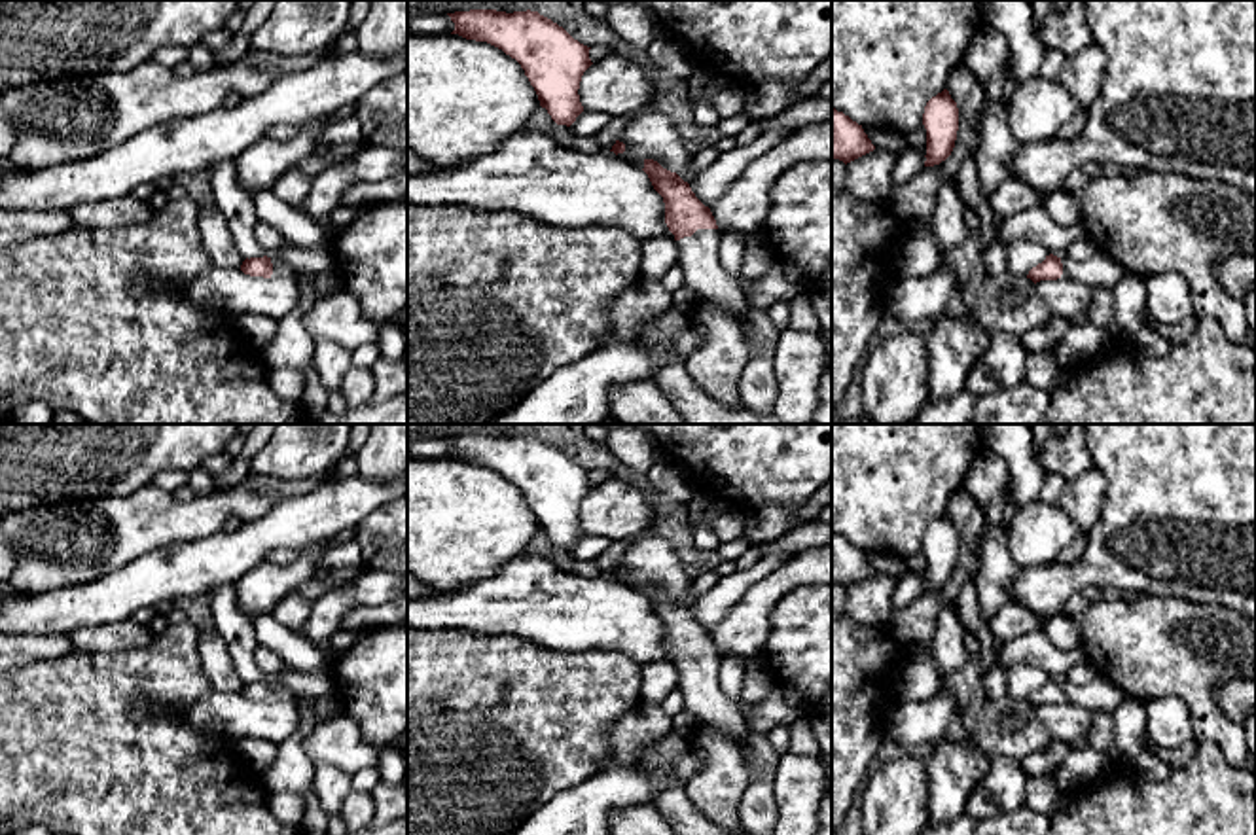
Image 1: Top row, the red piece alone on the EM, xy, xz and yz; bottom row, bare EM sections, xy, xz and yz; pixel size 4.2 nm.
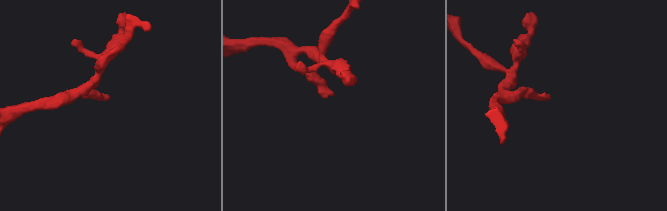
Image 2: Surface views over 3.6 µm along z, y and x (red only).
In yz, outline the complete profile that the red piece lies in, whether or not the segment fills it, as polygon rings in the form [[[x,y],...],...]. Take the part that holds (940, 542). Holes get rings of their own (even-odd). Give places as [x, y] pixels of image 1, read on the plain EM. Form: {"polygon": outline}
{"polygon": [[[947,513],[926,526],[923,549],[926,553],[924,591],[940,589],[951,579],[959,555],[959,532]]]}

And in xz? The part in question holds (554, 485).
{"polygon": [[[470,434],[447,437],[455,447],[451,458],[487,466],[515,483],[540,530],[557,549],[570,551],[583,536],[580,506],[593,489],[587,470],[574,464],[563,451],[538,435]]]}

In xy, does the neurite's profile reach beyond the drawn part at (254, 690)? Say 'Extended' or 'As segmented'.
Extended

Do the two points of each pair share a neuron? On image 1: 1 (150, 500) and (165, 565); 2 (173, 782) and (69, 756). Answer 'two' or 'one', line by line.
1: two
2: one

